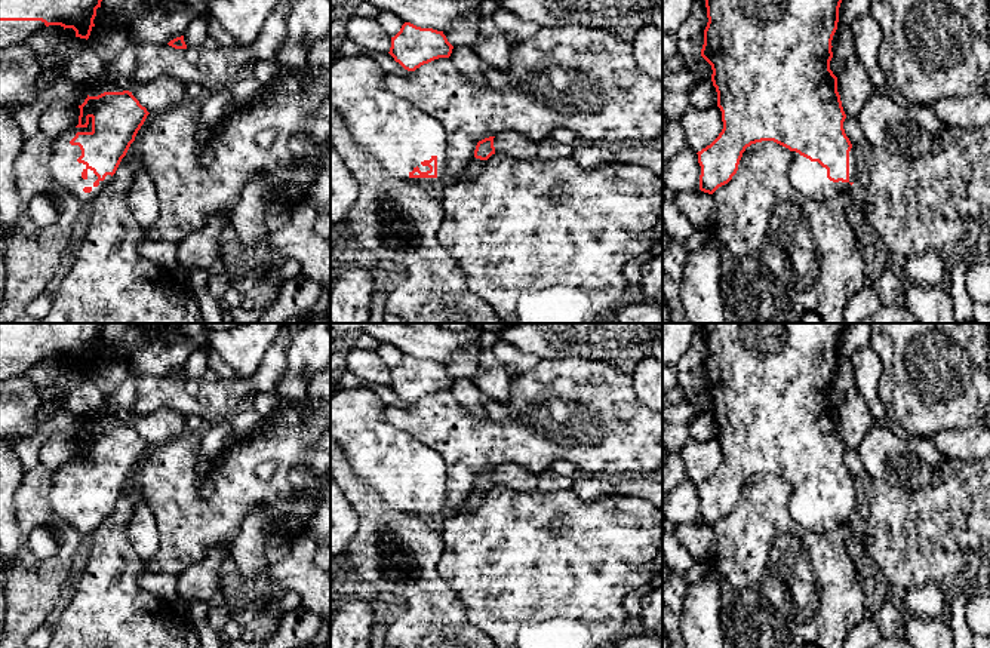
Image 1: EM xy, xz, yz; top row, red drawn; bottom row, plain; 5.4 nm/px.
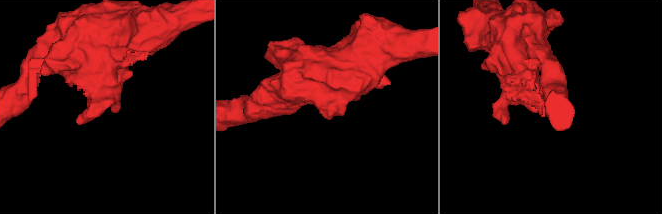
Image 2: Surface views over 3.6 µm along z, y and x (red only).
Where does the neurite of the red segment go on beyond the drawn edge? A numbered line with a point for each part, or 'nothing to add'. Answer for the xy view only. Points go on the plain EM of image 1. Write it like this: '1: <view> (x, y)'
1: xy (62, 497)

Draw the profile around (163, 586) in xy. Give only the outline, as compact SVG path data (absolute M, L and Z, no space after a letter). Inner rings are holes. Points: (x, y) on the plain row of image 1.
M145 571L139 578L139 586L167 604L176 598L176 584L179 575Z

